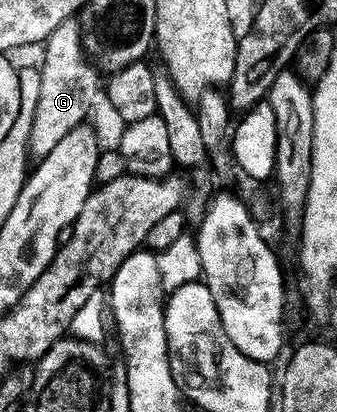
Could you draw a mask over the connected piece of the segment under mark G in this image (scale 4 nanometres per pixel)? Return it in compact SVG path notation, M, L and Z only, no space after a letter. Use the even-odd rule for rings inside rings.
M75 19L65 20L48 35L43 45L44 64L39 65L40 89L38 90L38 106L34 106L34 122L30 126L29 153L33 157L42 158L70 134L70 130L81 127L88 116L88 107L96 95L101 95L101 73L95 67L84 64L82 47L82 29Z

